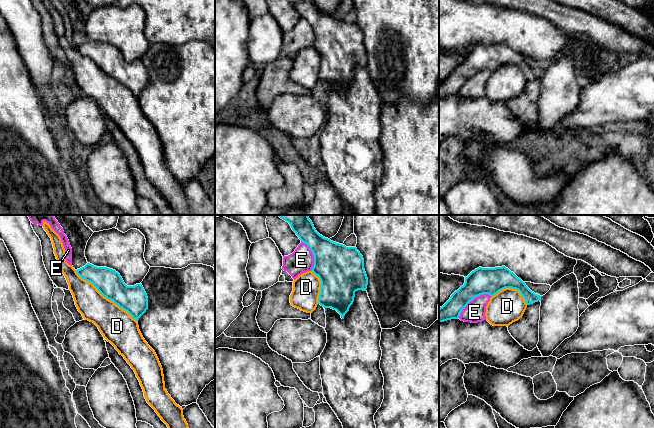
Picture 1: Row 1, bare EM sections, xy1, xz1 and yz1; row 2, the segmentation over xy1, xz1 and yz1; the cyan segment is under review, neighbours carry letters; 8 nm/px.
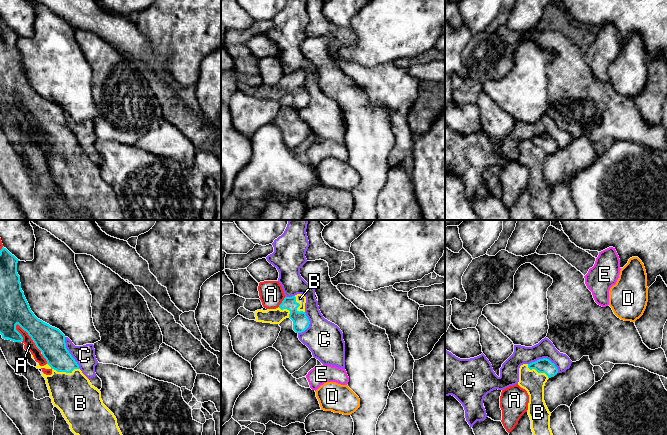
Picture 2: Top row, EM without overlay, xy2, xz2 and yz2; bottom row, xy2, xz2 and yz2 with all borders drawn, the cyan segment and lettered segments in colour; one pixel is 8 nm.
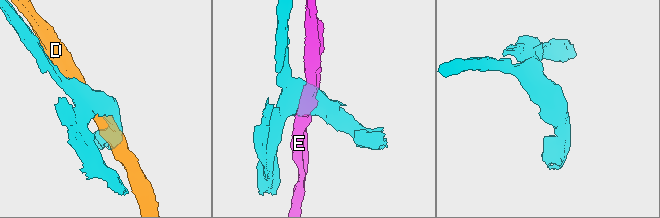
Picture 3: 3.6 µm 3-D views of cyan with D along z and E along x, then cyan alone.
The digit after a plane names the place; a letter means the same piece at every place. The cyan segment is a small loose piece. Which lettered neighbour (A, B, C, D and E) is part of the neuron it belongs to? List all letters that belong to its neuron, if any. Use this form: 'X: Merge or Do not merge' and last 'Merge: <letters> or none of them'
A: Do not merge
B: Merge
C: Do not merge
D: Do not merge
E: Do not merge
Merge: B

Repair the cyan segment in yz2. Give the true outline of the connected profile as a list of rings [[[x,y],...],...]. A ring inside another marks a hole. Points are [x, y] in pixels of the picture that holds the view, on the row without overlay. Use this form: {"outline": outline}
{"outline": [[[539,135],[519,144],[518,161],[529,171],[528,191],[531,205],[537,219],[559,220],[550,205],[550,192],[544,177],[544,162],[547,156],[554,153],[558,145],[549,135]]]}

